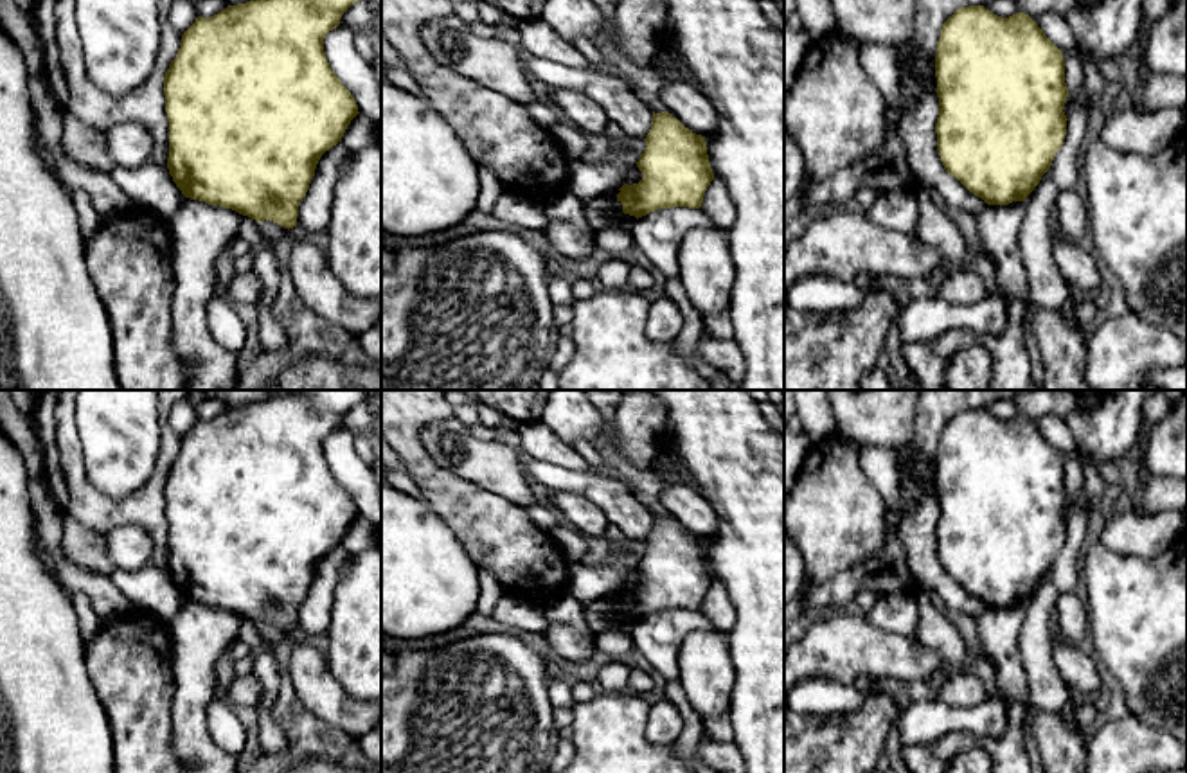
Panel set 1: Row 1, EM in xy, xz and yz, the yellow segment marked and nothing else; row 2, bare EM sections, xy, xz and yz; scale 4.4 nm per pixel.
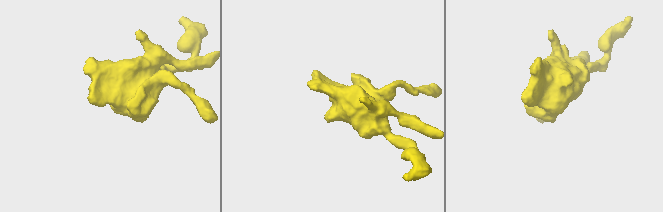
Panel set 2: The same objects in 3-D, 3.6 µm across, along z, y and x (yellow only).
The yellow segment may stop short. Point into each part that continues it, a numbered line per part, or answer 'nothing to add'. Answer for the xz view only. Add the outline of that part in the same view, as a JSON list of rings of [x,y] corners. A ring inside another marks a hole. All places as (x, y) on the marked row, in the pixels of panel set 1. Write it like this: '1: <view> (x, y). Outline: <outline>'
nothing to add

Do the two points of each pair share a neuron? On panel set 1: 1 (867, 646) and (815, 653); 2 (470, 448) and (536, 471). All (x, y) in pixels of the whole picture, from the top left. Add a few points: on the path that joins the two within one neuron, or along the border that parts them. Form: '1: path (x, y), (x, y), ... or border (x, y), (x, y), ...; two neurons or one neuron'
1: path (855, 648), (828, 649); one neuron
2: border (522, 459), (533, 479); two neurons

